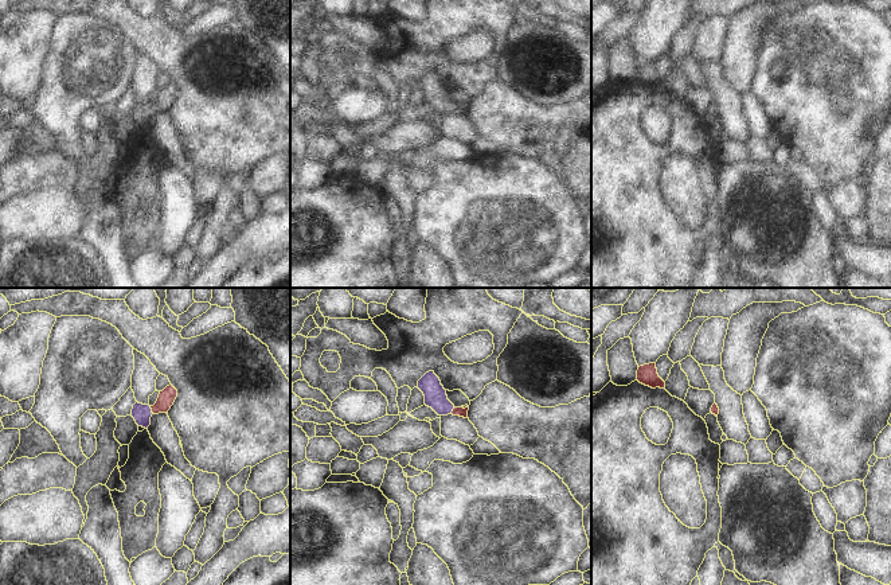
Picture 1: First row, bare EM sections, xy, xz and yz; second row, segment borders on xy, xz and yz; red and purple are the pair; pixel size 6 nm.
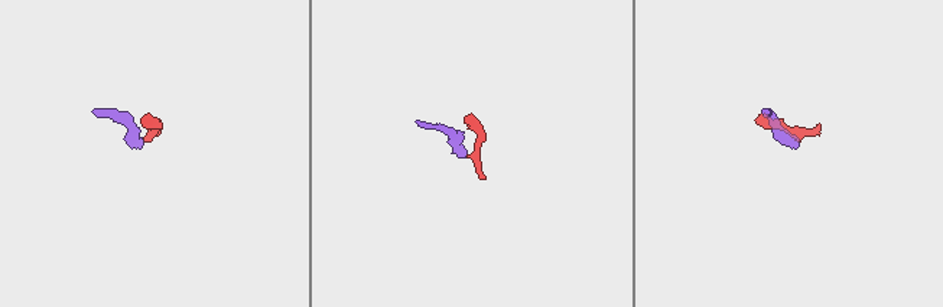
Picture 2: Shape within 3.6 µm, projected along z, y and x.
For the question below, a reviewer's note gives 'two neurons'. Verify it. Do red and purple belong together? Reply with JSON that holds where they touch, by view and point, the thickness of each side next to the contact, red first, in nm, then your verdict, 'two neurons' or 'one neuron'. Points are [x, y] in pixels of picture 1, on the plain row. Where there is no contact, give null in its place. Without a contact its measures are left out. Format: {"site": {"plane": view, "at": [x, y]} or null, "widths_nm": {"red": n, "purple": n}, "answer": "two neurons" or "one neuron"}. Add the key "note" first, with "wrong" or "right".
{"note": "wrong", "site": {"plane": "xy", "at": [152, 109]}, "widths_nm": {"red": 100, "purple": 110}, "answer": "one neuron"}

